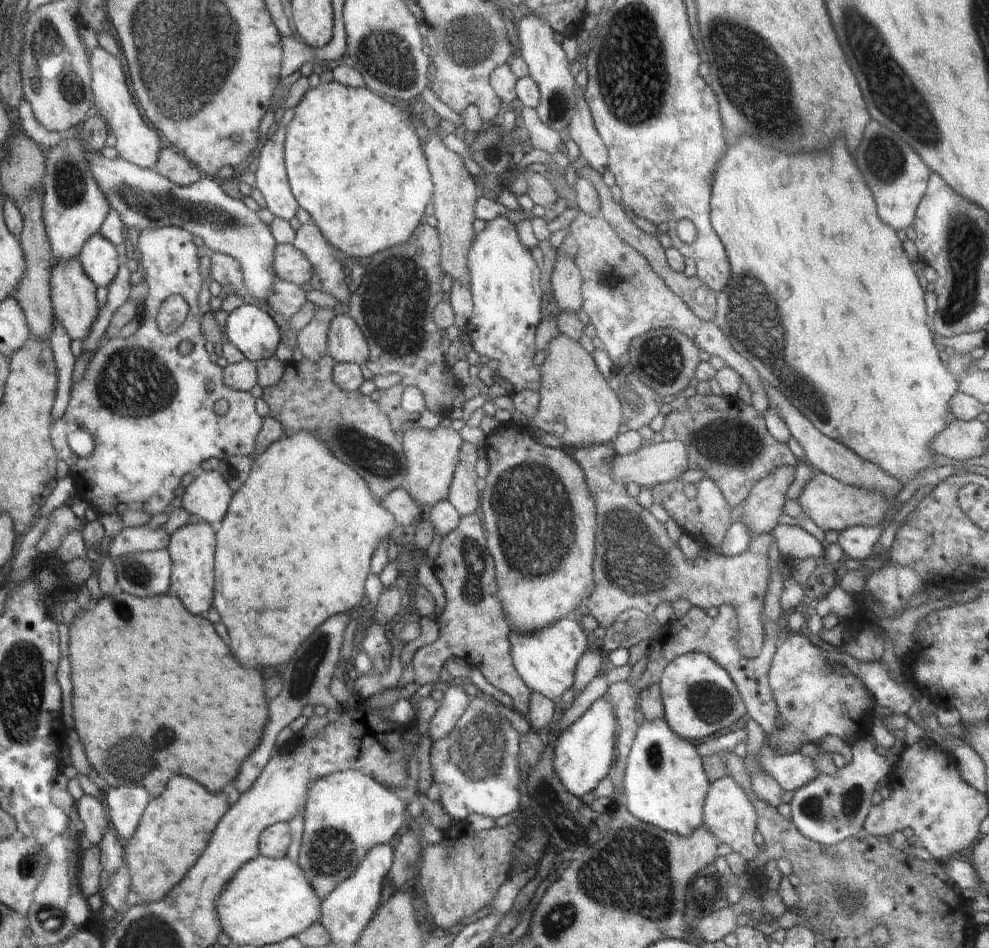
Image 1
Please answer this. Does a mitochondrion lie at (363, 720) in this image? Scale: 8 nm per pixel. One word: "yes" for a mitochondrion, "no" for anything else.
no

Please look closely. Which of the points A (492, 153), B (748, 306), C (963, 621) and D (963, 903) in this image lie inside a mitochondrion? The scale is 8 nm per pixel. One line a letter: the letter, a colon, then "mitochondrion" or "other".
A: mitochondrion
B: mitochondrion
C: mitochondrion
D: other

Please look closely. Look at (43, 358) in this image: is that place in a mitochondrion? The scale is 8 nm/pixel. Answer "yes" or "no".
yes

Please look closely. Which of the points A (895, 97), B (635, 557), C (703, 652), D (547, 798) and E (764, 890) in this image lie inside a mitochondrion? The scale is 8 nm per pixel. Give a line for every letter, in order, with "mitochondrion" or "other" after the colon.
A: mitochondrion
B: mitochondrion
C: other
D: mitochondrion
E: other

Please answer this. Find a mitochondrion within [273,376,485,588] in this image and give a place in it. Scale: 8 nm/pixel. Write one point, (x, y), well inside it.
(376, 456)

